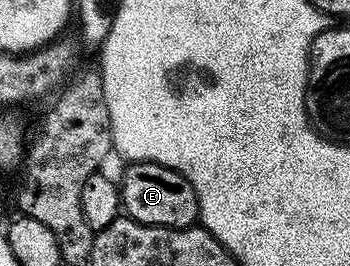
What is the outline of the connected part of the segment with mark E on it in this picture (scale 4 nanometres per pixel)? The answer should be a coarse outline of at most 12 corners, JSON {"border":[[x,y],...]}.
{"border":[[138,160],[118,184],[129,220],[190,228],[198,198],[174,170]]}

